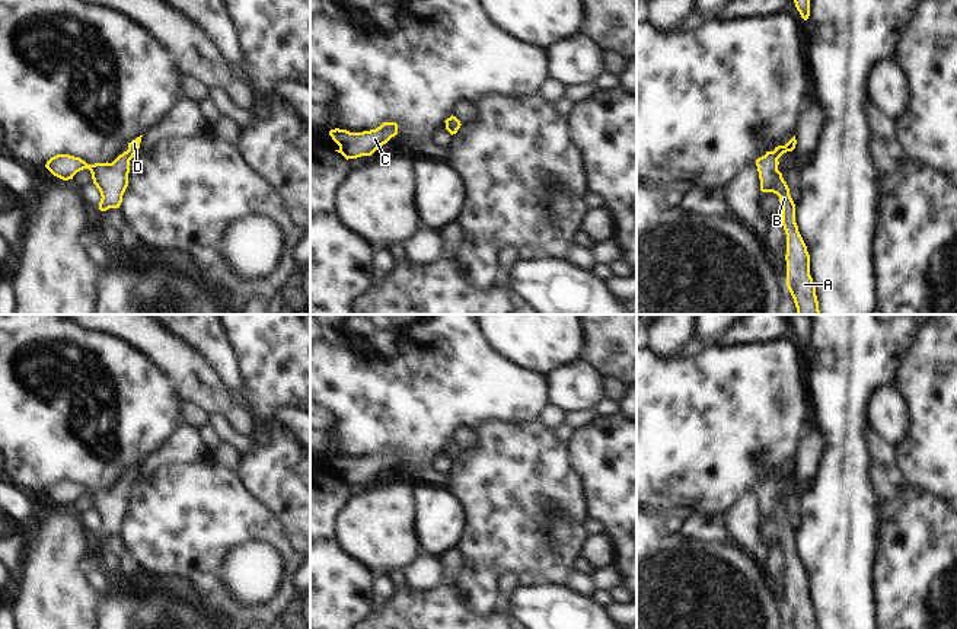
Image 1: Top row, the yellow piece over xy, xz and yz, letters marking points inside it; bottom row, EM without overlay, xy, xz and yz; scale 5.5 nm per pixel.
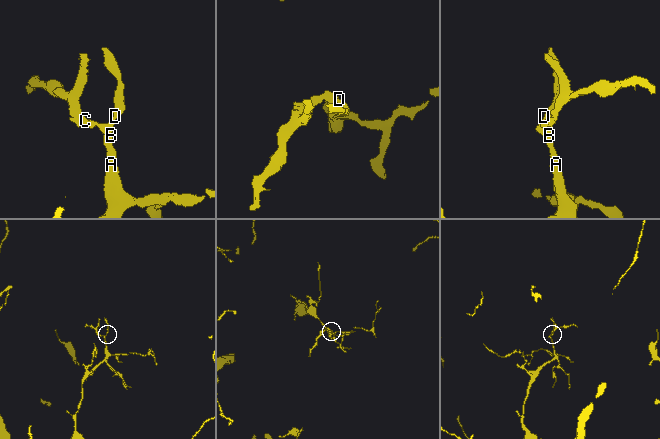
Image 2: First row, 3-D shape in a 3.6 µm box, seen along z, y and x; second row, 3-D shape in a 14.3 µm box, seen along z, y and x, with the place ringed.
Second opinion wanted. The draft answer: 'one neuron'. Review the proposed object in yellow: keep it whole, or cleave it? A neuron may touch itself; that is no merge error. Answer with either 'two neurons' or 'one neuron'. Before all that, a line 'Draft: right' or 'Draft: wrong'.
Draft: right
one neuron

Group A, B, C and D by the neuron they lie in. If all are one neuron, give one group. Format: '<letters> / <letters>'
A B C D

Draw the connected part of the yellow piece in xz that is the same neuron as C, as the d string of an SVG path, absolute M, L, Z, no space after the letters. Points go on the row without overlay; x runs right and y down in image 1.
M383 448L376 456L363 459L350 459L347 456L331 456L329 462L339 472L341 479L347 486L361 482L371 482L380 472L386 470L398 460L396 448Z

